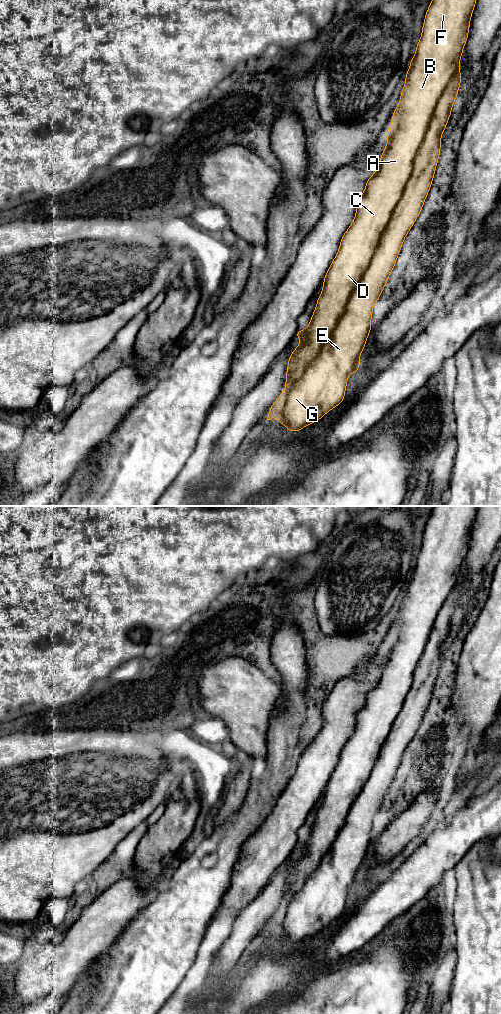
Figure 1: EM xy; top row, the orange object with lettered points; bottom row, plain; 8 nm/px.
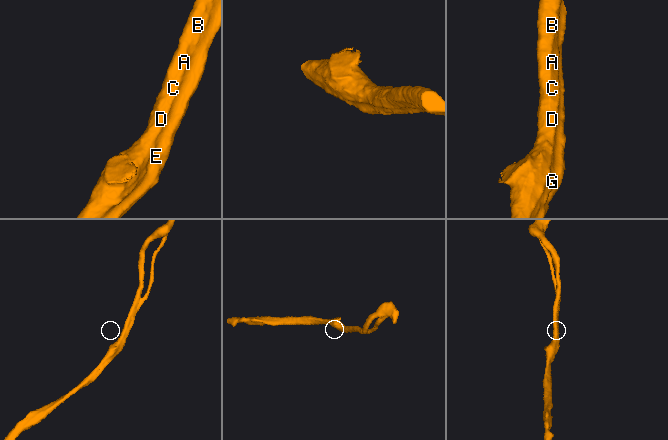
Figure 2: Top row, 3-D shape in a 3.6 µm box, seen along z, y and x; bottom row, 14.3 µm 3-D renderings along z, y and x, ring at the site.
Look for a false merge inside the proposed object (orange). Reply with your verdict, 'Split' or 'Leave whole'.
Leave whole

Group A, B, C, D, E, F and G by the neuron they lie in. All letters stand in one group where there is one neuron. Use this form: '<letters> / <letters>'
A B C D E F G

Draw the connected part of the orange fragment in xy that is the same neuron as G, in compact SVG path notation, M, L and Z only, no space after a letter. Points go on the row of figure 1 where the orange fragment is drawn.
M432 0L426 11L421 38L405 76L398 106L393 111L390 130L386 135L388 142L381 153L380 163L366 181L365 190L357 201L354 220L343 234L338 252L324 277L322 293L317 299L309 325L295 334L301 343L289 356L285 389L269 409L267 420L277 418L290 432L300 431L319 421L340 405L345 398L349 375L359 370L360 355L372 328L374 304L385 288L405 237L418 218L434 179L440 157L441 135L449 121L461 85L460 59L468 39L476 2L477 0Z

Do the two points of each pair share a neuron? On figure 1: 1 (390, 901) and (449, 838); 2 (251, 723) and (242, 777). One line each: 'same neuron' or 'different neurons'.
1: same neuron
2: different neurons

